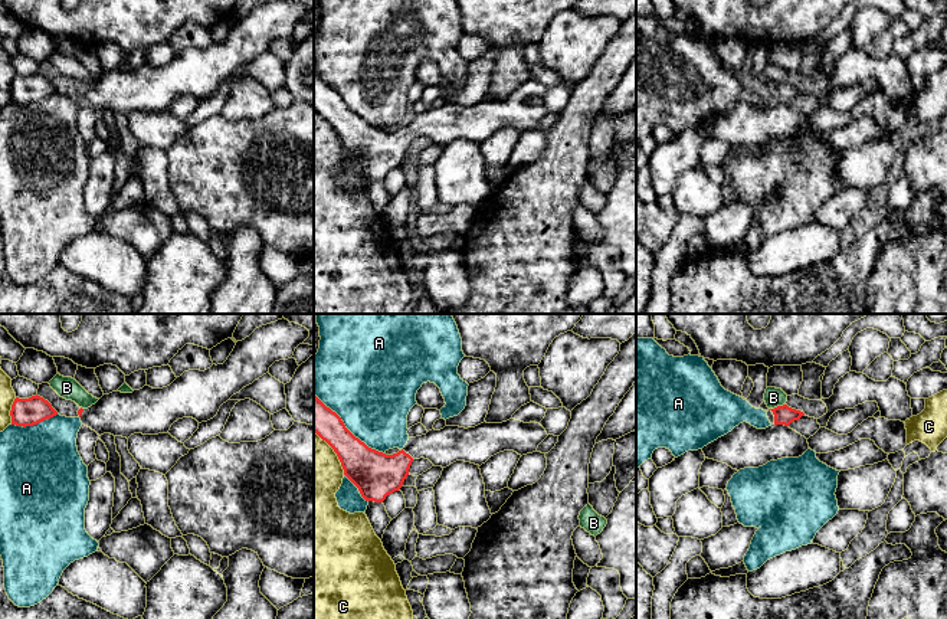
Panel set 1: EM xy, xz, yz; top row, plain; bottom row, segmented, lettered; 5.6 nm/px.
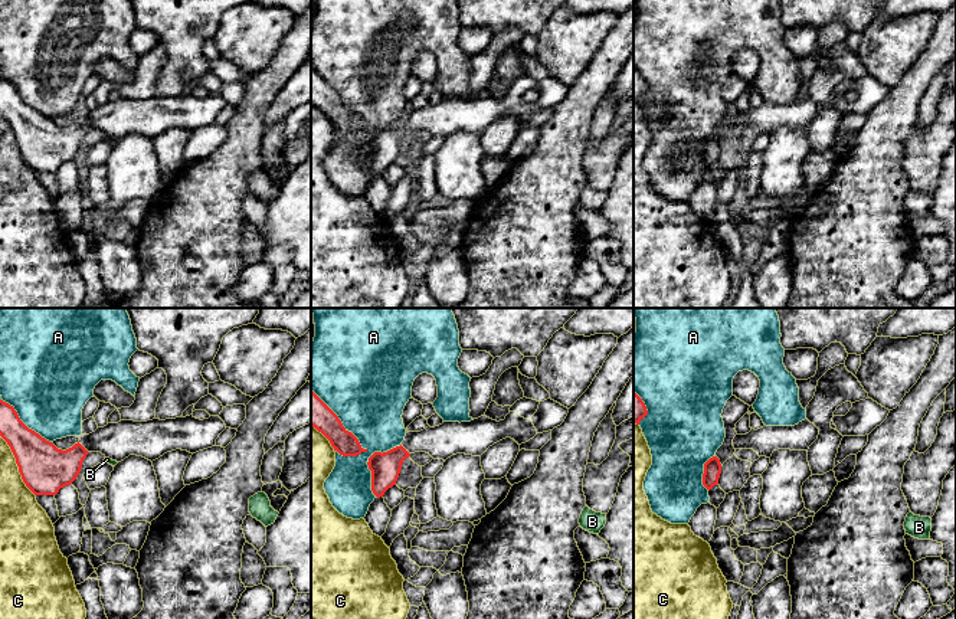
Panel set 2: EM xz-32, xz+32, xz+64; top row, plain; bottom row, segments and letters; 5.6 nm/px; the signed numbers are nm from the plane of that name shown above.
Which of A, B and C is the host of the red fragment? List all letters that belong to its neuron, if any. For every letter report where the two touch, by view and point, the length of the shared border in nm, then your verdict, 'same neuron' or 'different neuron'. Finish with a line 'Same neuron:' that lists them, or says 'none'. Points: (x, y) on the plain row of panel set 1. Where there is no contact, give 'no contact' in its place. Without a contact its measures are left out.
A: xz (347, 107) | 500 nm | different neuron
B: yz (777, 84) | 90 nm | different neuron
C: xz (334, 128) | 300 nm | different neuron
Same neuron: none

